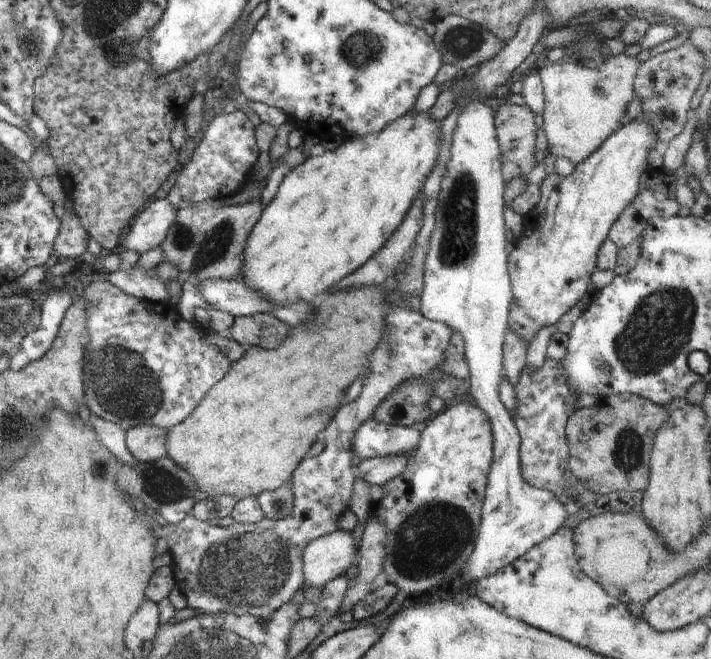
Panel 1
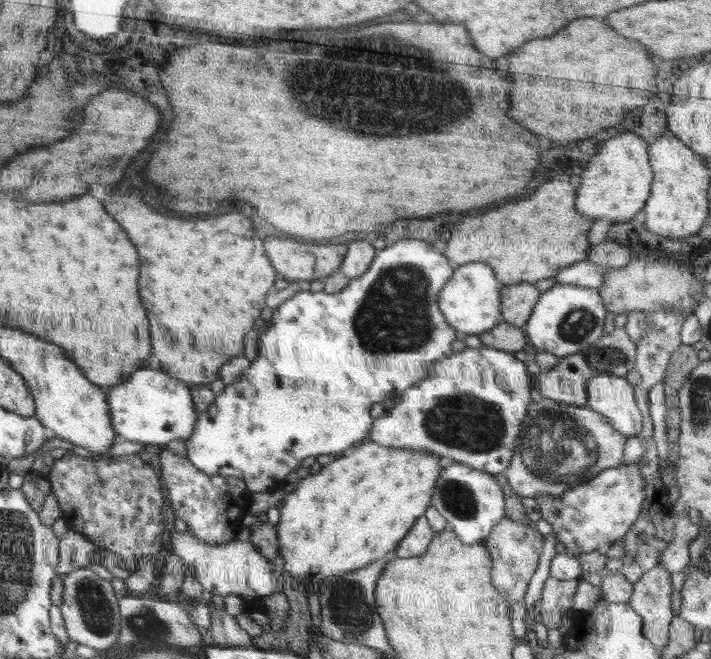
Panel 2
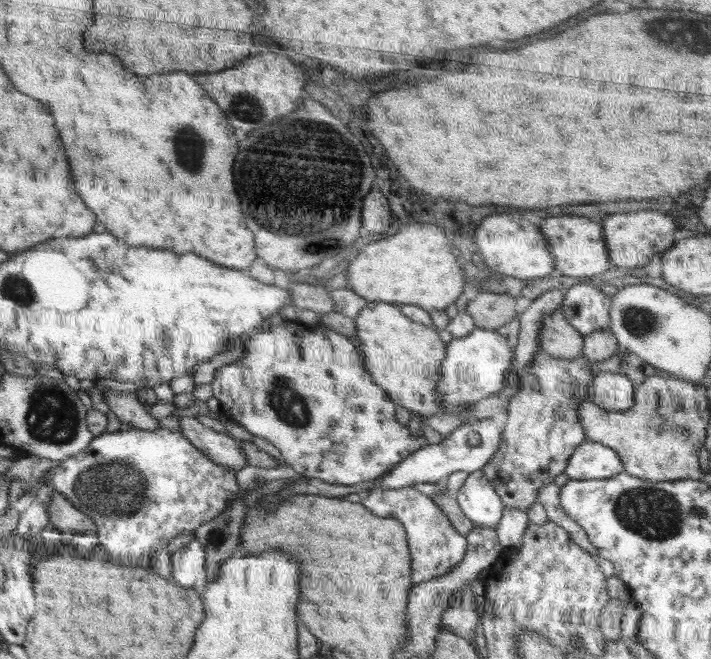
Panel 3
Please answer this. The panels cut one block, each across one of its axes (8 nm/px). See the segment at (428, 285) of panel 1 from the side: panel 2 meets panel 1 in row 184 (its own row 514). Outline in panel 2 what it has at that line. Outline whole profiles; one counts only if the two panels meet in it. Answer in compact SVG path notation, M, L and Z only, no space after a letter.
M452 463L442 468L432 493L432 507L446 520L460 542L483 542L505 516L505 494L494 474L474 470L467 464Z

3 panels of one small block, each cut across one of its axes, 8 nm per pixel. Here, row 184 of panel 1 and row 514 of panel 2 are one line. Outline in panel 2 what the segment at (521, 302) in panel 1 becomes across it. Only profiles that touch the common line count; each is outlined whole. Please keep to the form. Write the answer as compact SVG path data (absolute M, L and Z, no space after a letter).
M636 464L607 468L576 488L553 498L540 493L536 503L540 506L542 519L553 526L557 539L566 551L578 555L601 551L612 543L622 540L636 522L646 498L644 479Z

